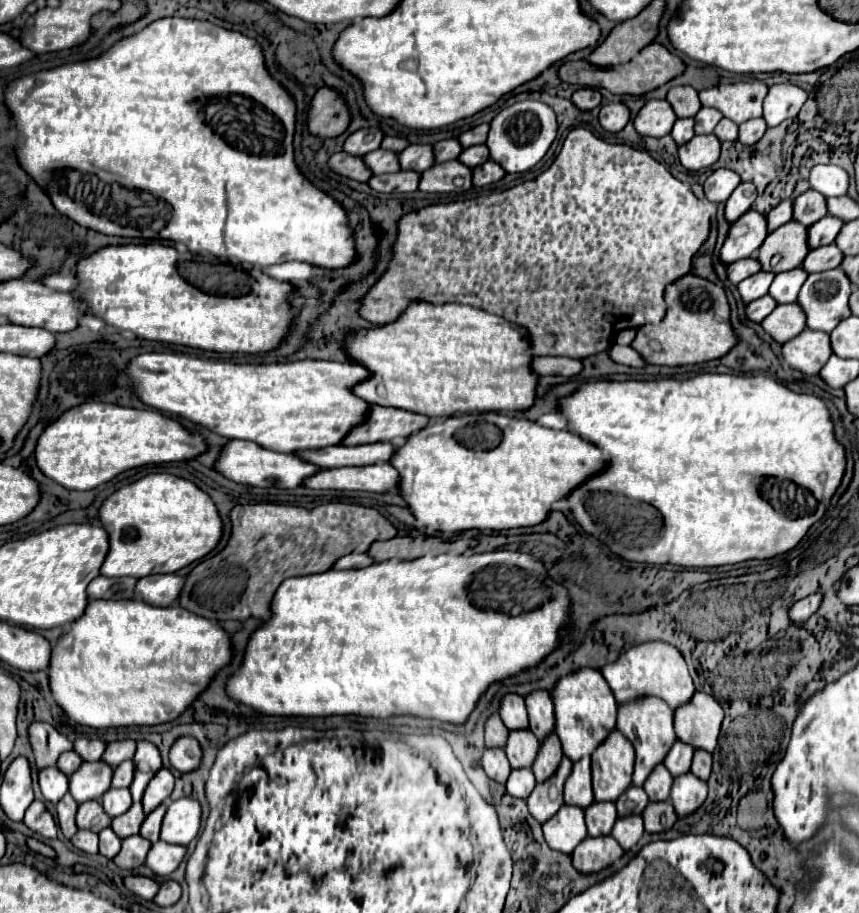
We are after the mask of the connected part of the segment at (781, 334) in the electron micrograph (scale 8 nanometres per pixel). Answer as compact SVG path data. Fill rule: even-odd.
M777 305L763 321L761 321L763 331L777 343L785 343L791 337L799 335L805 325L803 325L803 311L799 305Z

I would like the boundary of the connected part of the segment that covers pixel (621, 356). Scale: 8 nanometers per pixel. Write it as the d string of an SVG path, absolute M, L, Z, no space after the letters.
M611 345L609 347L609 357L615 363L623 363L623 365L633 365L633 367L643 367L645 361L639 359L639 355L631 349L631 347L621 347L621 345Z

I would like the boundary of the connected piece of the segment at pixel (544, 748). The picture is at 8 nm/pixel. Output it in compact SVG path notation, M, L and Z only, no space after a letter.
M549 733L543 741L539 741L539 751L531 765L535 779L545 781L547 777L551 777L551 773L555 773L555 765L559 765L561 755L563 751L559 745L559 737L555 737L555 733Z

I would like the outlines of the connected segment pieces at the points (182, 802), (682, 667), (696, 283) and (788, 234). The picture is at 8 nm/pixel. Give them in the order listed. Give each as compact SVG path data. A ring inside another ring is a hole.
M177 799L169 805L159 839L173 845L187 845L199 833L201 805L195 799Z
M645 641L645 643L633 645L627 651L623 651L617 657L617 661L603 665L599 671L605 677L605 681L609 683L617 703L629 701L639 695L657 695L663 701L667 701L667 705L671 705L671 709L675 709L681 703L689 701L691 693L695 693L695 687L689 677L683 655L679 653L679 649L675 649L673 645L669 645L665 641Z
M689 273L665 287L665 305L665 317L659 323L639 327L631 343L647 363L675 367L711 361L723 357L735 345L735 335L729 325L729 303L723 287Z
M789 221L767 235L759 247L757 261L761 263L761 271L781 273L799 267L807 253L807 227L797 221ZM773 255L781 255L781 261L777 265L771 265Z

